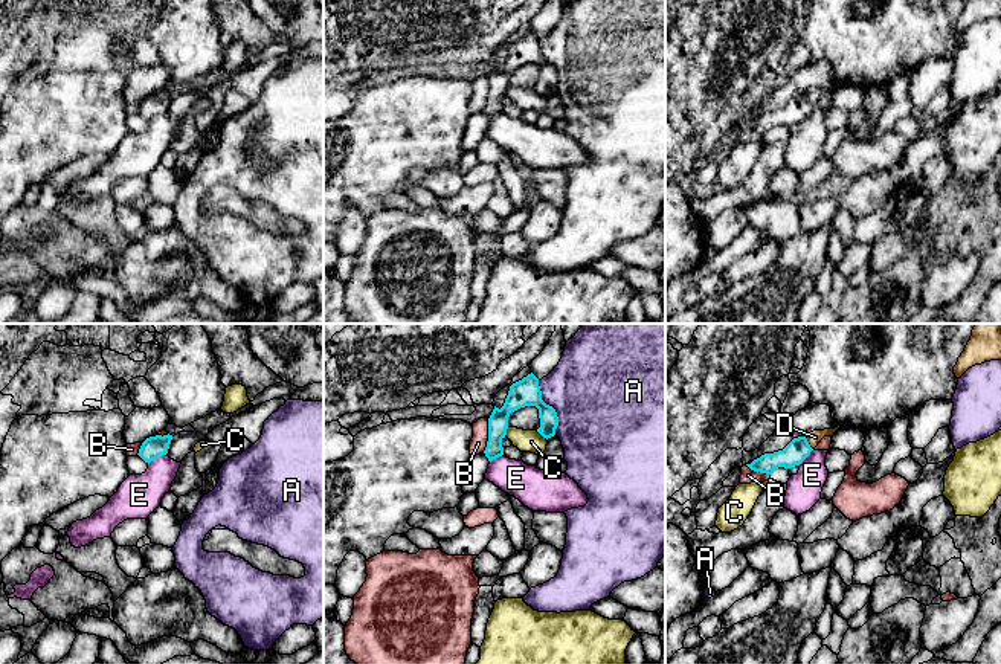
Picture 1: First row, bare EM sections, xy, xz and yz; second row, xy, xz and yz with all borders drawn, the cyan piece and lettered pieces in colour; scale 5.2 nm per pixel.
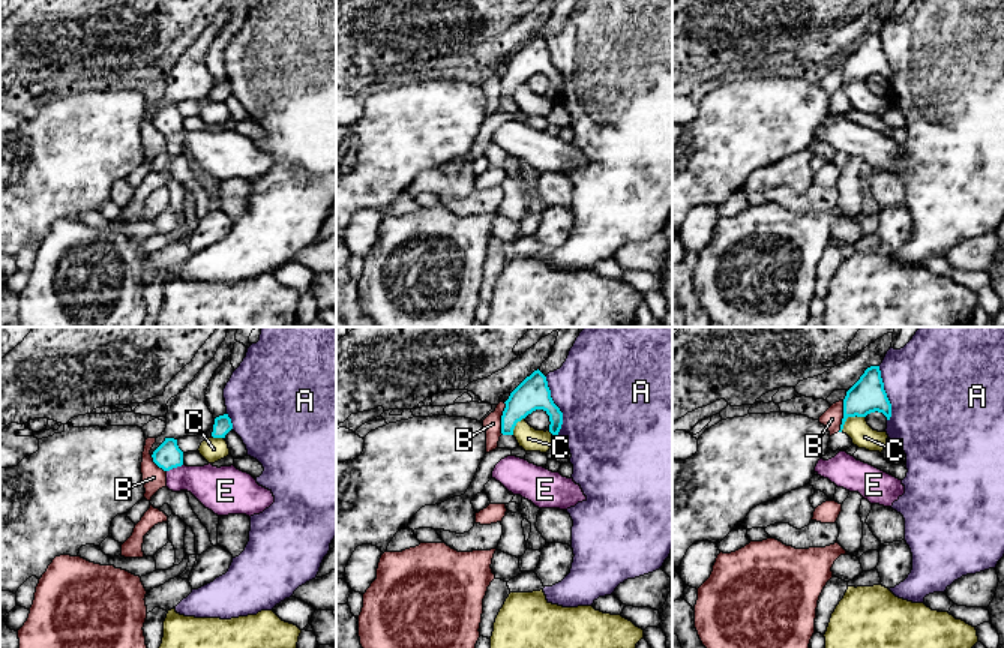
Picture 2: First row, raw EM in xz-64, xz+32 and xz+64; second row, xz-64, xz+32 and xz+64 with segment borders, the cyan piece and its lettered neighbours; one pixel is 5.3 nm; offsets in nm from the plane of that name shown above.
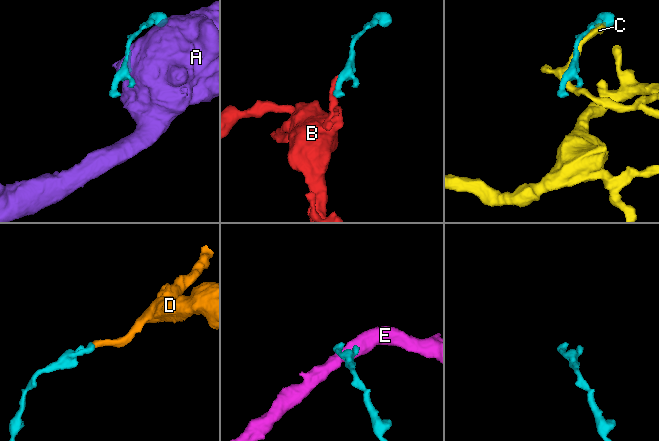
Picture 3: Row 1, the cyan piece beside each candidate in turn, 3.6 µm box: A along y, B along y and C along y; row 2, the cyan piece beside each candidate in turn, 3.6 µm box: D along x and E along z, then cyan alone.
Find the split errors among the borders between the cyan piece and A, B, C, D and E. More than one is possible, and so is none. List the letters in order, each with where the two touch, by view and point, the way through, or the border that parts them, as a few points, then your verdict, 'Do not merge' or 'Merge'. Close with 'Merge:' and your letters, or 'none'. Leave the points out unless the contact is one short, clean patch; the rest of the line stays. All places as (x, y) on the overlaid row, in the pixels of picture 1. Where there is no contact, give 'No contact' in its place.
A: Touches cyan at xz (557, 417). Do not merge
B: Touches cyan at xz (489, 435). Boundary: xz (489, 419), (489, 440), (482, 451). Do not merge
C: Touches cyan at xz (542, 435). Do not merge
D: Touches cyan at yz (807, 443). Path across: yz (798, 449), (807, 443), (815, 437). Merge
E: Touches cyan at xy (157, 457). Boundary: xy (167, 452), (148, 464). Do not merge
Merge: D

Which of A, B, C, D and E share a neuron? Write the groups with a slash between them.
A / B / C / D / E

